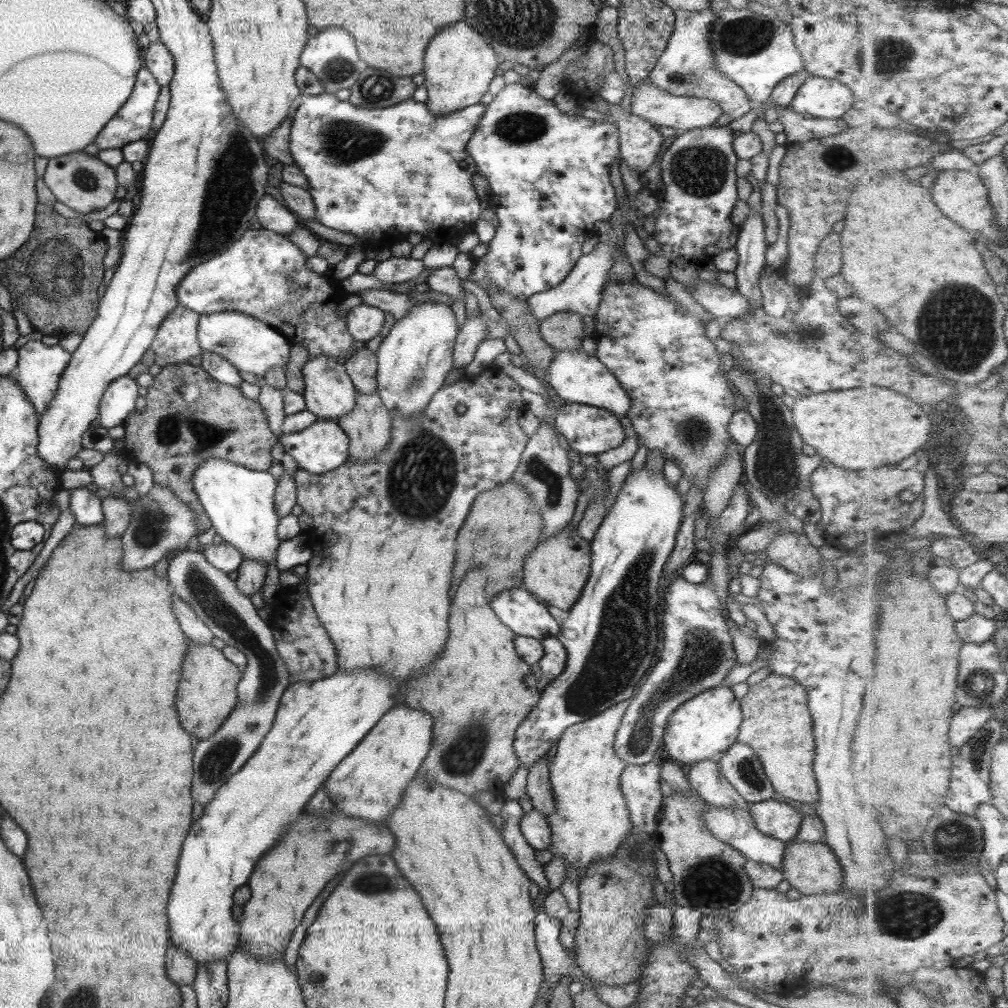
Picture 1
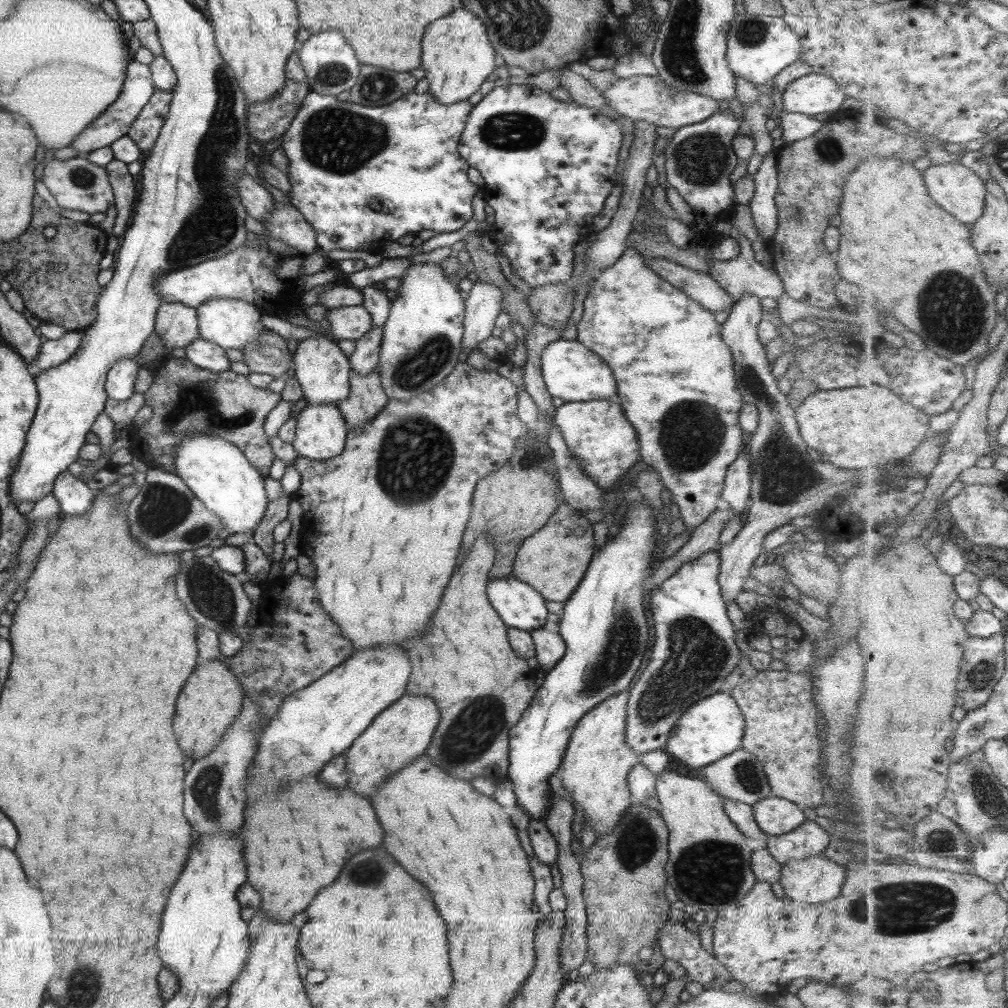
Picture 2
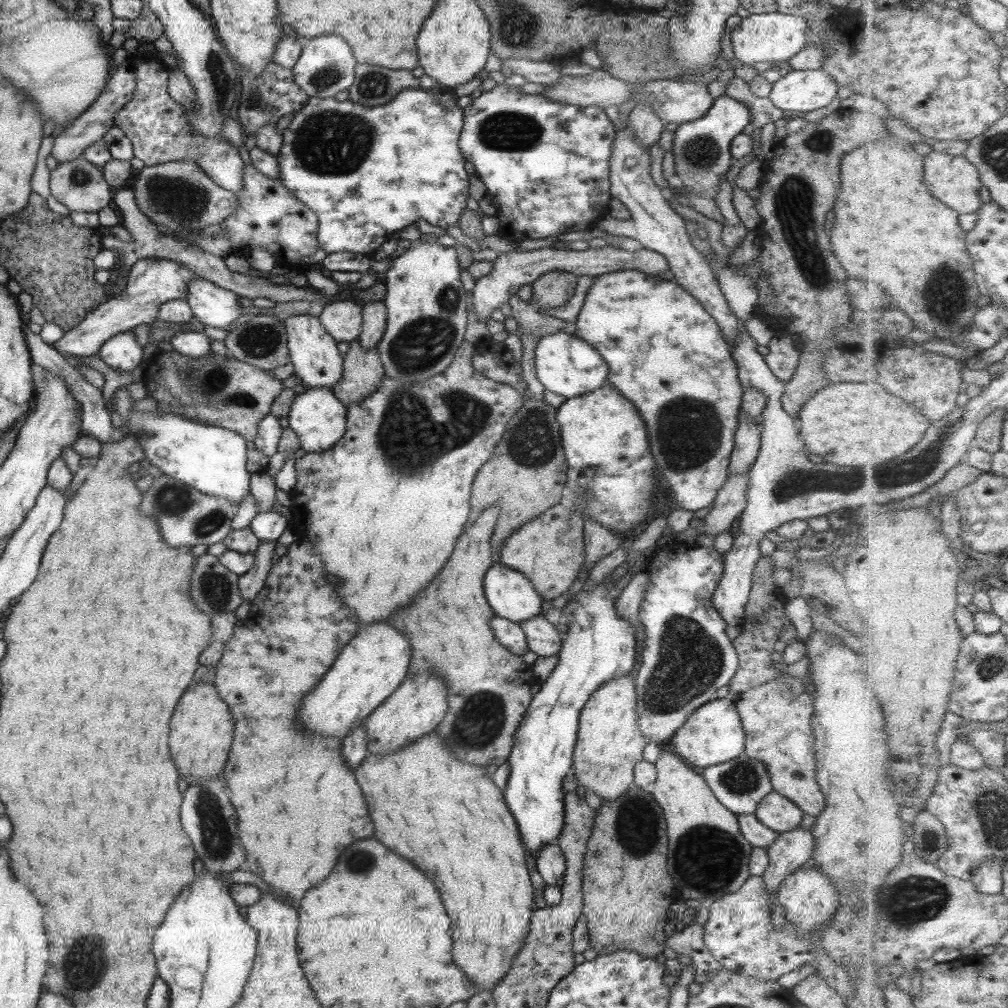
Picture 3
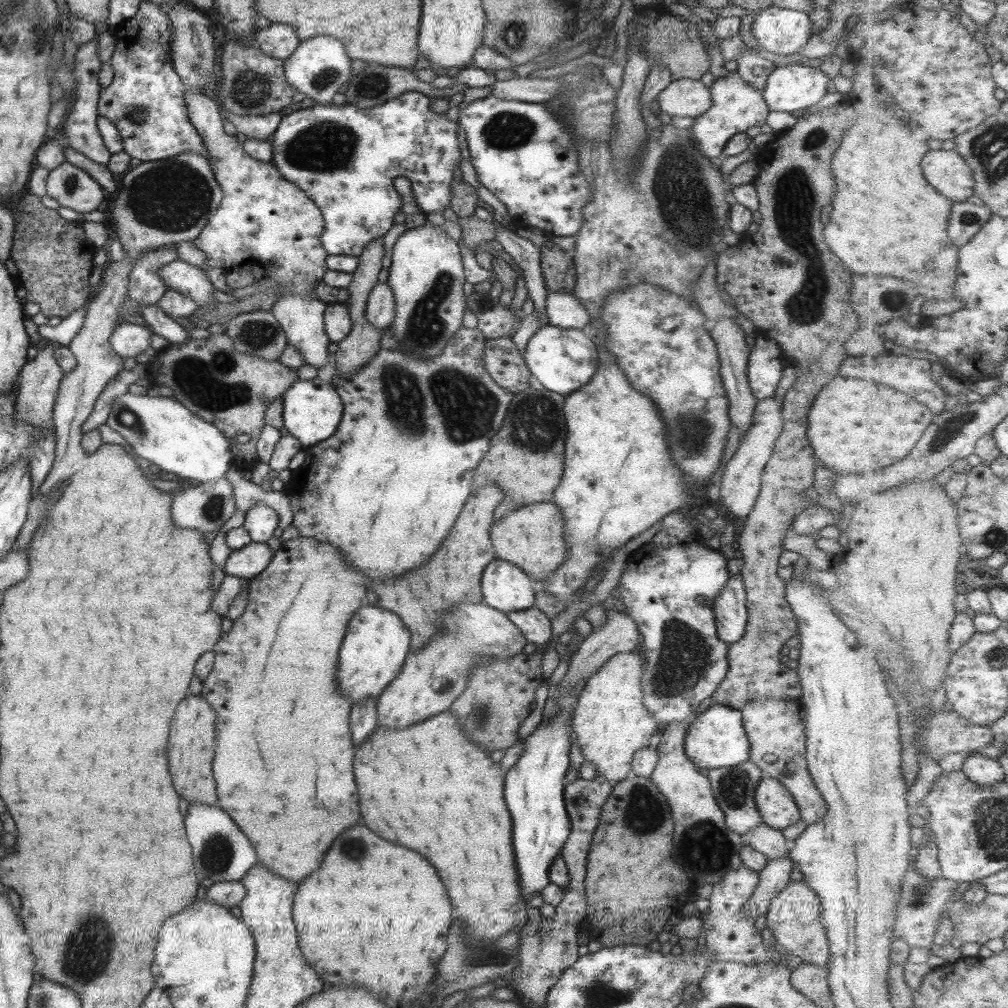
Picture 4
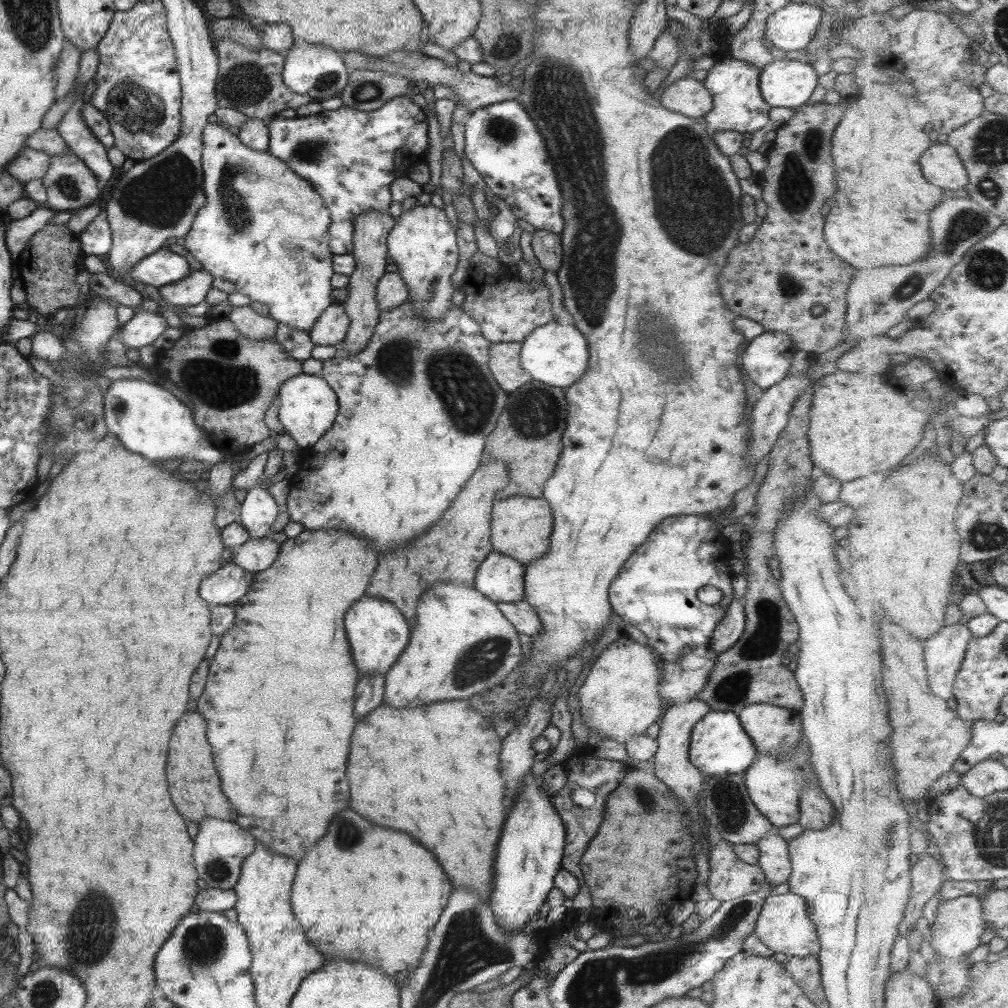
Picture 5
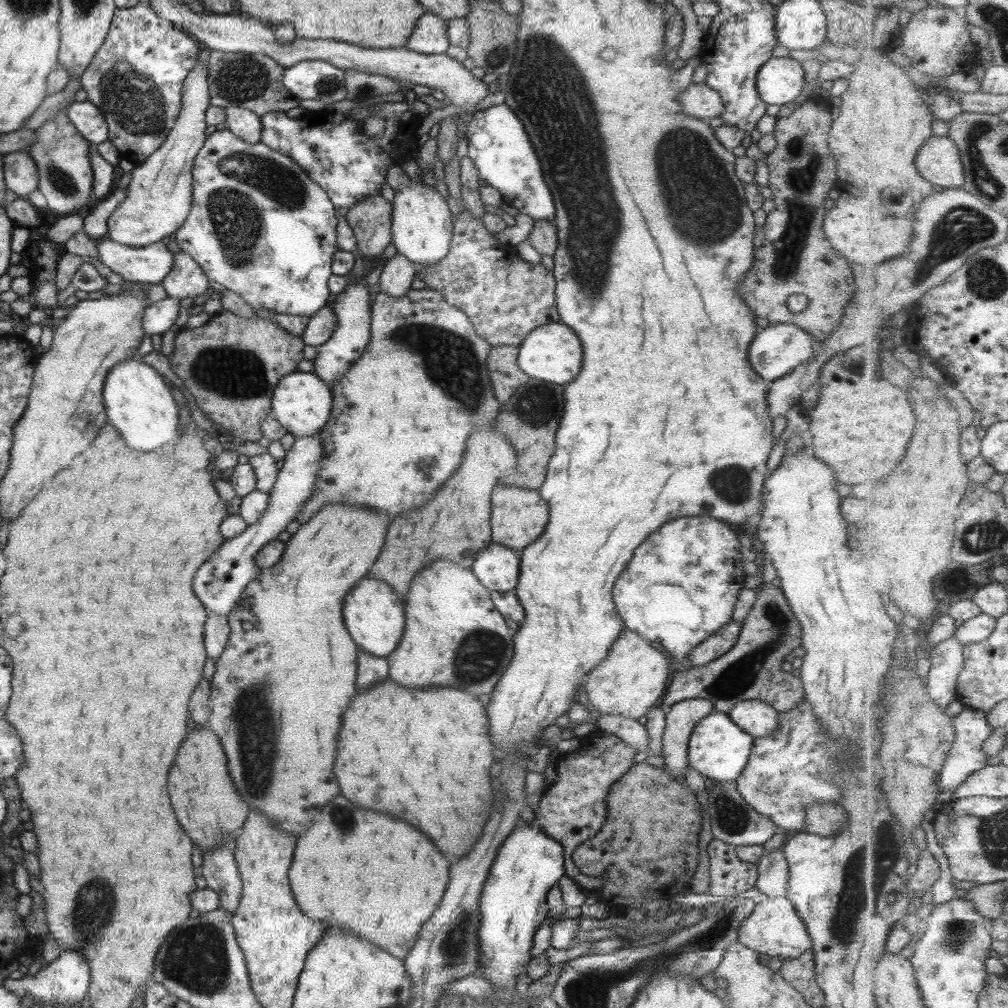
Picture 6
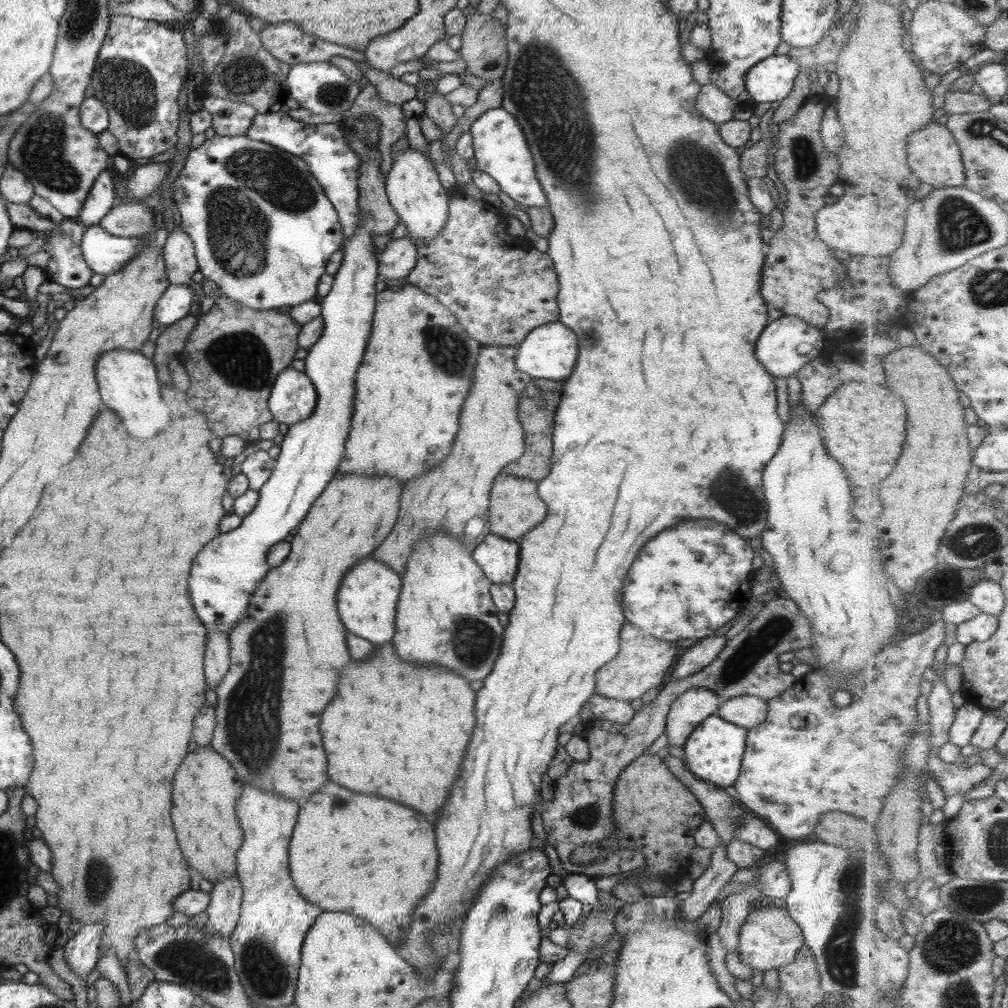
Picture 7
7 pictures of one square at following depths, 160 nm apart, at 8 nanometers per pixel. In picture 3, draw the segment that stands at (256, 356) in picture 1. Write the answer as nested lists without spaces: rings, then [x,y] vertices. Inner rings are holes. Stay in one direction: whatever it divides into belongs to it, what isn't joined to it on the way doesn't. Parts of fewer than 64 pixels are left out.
[[[193,277],[186,284],[186,303],[202,326],[226,330],[242,311],[237,294],[208,280]]]

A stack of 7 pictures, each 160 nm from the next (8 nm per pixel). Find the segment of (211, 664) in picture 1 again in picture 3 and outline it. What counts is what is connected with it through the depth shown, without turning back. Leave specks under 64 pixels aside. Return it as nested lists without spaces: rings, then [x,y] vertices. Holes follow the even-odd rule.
[[[197,681],[179,698],[169,720],[169,754],[187,784],[204,782],[222,772],[233,738],[233,721],[227,705],[216,695],[211,683]]]

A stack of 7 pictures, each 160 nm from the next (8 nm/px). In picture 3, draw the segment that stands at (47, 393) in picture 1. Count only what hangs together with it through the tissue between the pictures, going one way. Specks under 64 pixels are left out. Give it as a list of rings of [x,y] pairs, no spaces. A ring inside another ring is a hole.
[[[157,258],[137,260],[127,273],[125,290],[105,300],[89,311],[81,322],[64,331],[62,336],[53,343],[53,348],[69,361],[71,361],[71,356],[95,355],[108,338],[131,331],[137,328],[137,324],[153,322],[158,315],[159,307],[164,302],[171,299],[185,299],[186,284],[193,277],[198,276],[177,262]]]

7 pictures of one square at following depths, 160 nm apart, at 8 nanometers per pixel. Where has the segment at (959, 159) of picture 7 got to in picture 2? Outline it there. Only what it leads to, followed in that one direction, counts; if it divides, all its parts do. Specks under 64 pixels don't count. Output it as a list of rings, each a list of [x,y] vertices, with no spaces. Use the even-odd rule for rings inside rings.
[[[960,163],[931,164],[923,173],[931,198],[963,224],[973,226],[983,216],[986,209],[986,183],[973,170]]]

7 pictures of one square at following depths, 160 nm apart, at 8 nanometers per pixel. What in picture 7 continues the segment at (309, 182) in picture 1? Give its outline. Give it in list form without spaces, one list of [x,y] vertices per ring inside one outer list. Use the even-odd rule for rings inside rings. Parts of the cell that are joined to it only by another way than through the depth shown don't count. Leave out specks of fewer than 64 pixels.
[[[282,111],[257,113],[251,126],[247,128],[245,137],[275,146],[276,149],[281,149],[300,158],[307,165],[308,172],[315,177],[323,194],[335,209],[344,238],[348,239],[353,234],[360,215],[357,188],[358,172],[356,170],[361,158],[356,157],[355,153],[347,146],[346,140],[342,138],[339,119],[328,124],[317,123],[312,126],[293,121],[287,113]]]

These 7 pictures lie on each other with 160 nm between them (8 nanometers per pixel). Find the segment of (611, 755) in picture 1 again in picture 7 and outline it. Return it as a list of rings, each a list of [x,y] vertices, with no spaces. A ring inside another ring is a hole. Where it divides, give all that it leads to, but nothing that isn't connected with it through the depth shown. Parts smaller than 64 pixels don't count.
[[[625,621],[620,630],[618,653],[594,674],[594,693],[629,702],[634,698],[640,698],[647,690],[657,685],[661,686],[660,682],[663,682],[665,674],[669,672],[669,666],[673,664],[675,652],[677,650],[669,641],[644,635]]]

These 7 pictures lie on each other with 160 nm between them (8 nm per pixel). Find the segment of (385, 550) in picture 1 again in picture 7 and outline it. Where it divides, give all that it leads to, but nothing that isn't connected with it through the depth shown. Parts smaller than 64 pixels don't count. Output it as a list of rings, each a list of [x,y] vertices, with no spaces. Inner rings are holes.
[[[406,283],[376,293],[371,332],[355,375],[351,432],[335,476],[377,474],[409,480],[446,457],[458,429],[461,402],[470,391],[480,342],[467,336],[457,319],[435,298]]]

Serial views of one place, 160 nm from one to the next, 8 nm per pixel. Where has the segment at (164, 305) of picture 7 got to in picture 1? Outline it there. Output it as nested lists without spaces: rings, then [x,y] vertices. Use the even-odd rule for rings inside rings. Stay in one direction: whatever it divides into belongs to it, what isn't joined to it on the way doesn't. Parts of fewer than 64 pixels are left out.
[[[123,375],[104,388],[97,418],[101,427],[108,429],[123,424],[127,414],[135,410],[133,404],[138,396],[137,386],[134,378]]]

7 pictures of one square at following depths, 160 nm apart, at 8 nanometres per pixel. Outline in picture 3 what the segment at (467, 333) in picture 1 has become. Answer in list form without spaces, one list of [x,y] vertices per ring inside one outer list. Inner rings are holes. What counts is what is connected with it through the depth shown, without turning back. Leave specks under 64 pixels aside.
[[[609,244],[599,248],[588,248],[574,251],[562,245],[552,248],[543,248],[528,251],[507,251],[495,254],[492,262],[493,269],[489,274],[479,277],[474,282],[472,303],[475,312],[475,320],[486,324],[491,319],[493,308],[507,302],[511,293],[516,293],[520,286],[533,282],[540,274],[547,271],[559,270],[578,276],[594,276],[615,273],[616,271],[635,270],[642,274],[659,277],[664,271],[669,271],[669,266],[664,256],[651,249],[641,248],[633,252],[625,251]]]

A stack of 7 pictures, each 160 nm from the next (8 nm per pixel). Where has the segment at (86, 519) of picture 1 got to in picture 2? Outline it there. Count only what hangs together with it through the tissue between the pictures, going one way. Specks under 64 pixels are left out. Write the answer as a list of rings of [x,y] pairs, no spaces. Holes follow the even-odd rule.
[[[68,471],[55,476],[50,494],[58,503],[60,516],[81,514],[88,509],[95,496],[85,483],[71,476]]]

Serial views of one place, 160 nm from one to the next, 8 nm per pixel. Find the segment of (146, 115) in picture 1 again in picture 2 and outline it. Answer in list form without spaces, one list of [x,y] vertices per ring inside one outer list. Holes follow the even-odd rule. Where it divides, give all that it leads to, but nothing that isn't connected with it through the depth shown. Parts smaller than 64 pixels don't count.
[[[134,60],[129,62],[127,69],[125,69],[125,76],[123,77],[119,94],[115,97],[115,100],[110,105],[107,105],[98,114],[97,118],[93,118],[91,124],[87,124],[83,131],[73,137],[68,146],[77,152],[77,157],[81,157],[96,148],[110,146],[115,139],[125,136],[129,126],[131,126],[131,122],[135,120],[135,116],[139,114],[138,112],[143,104],[148,101],[153,89],[154,86],[148,66],[139,64],[139,62]]]

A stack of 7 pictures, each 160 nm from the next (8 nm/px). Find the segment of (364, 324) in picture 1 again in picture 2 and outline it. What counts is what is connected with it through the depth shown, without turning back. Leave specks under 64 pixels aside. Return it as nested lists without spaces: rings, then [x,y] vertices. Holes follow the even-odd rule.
[[[362,305],[337,307],[324,314],[328,331],[338,340],[356,341],[371,328],[371,316]]]

